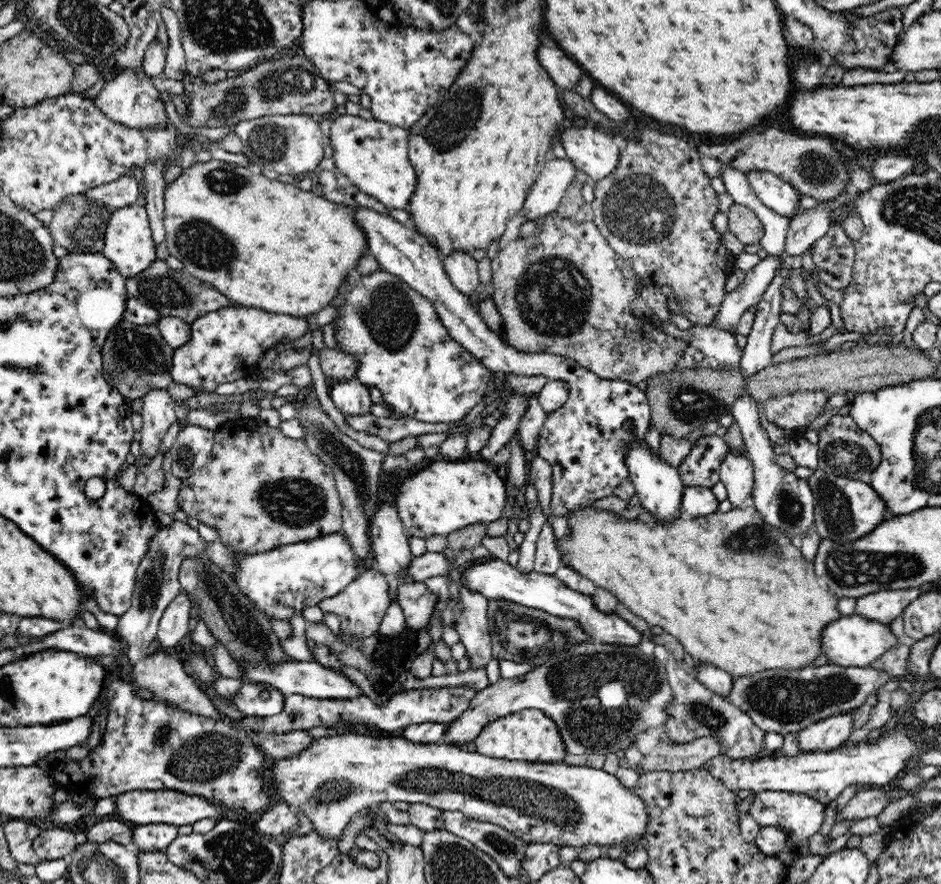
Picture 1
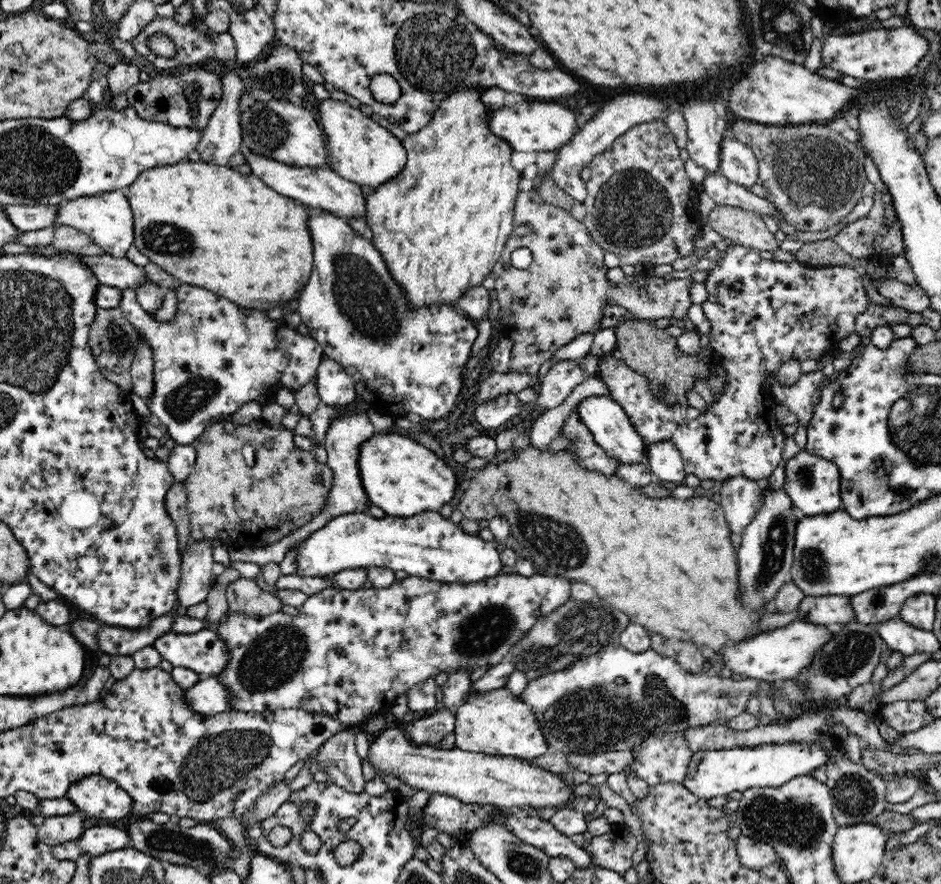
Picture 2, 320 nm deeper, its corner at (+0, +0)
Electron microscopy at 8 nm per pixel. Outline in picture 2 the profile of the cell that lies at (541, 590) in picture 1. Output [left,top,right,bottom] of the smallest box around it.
[296,511,506,583]

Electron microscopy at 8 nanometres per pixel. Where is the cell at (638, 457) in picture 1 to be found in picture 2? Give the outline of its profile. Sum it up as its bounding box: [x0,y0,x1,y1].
[578,394,647,464]

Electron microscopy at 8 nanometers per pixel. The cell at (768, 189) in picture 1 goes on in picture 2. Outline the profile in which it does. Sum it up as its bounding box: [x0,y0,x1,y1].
[720,134,760,189]

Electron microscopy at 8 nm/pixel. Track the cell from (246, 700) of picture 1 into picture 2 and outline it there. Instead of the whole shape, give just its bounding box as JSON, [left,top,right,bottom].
[184,677,232,717]

